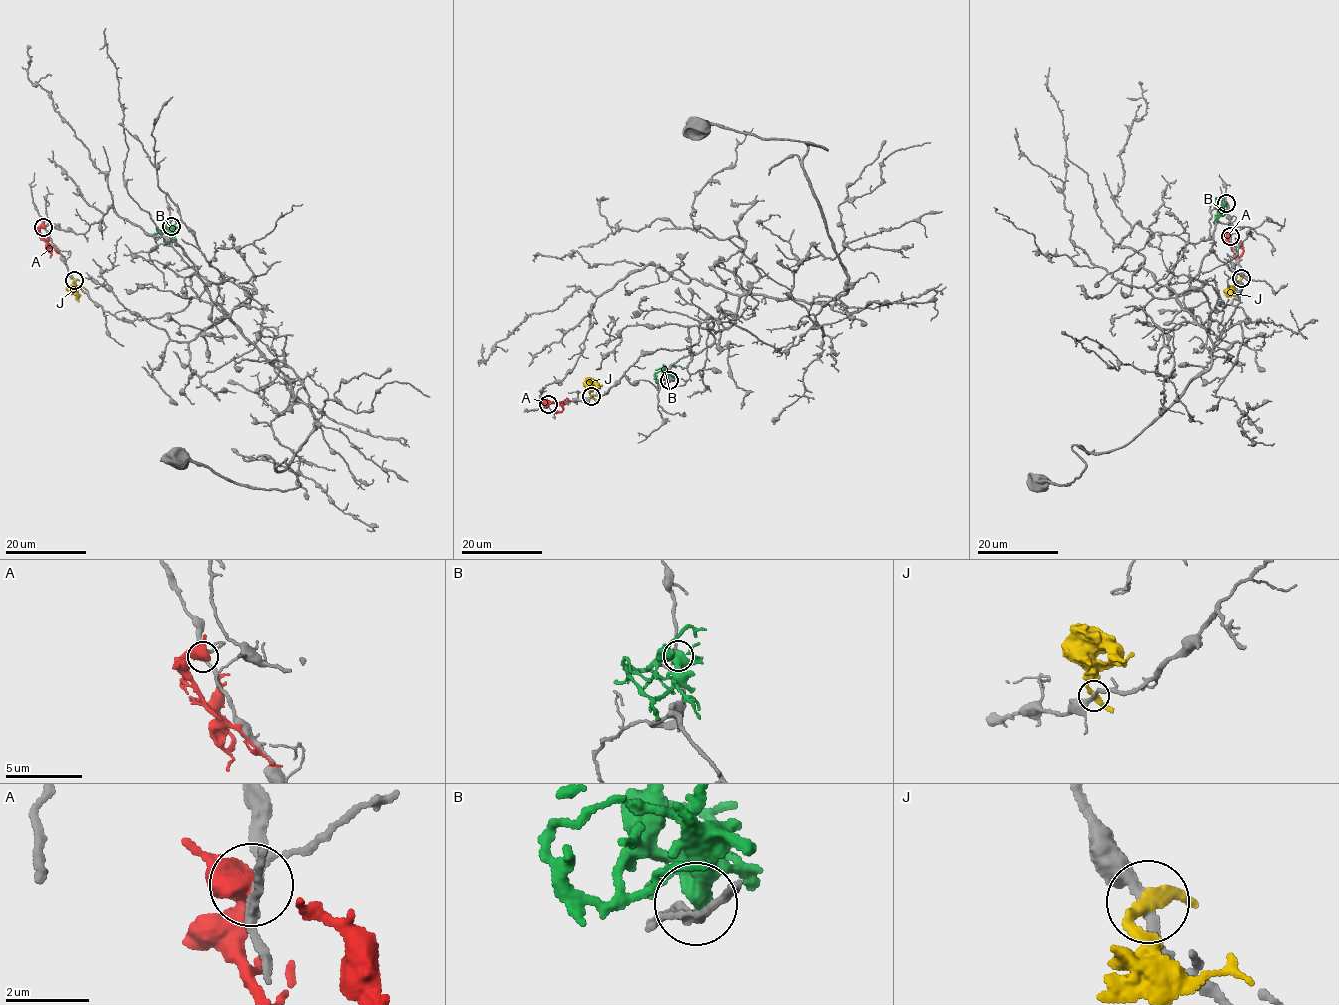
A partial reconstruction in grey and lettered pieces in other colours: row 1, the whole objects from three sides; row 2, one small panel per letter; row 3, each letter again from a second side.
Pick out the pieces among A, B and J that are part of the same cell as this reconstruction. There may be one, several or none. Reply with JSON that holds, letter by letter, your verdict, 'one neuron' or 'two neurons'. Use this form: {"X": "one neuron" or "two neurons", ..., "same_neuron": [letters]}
{"A": "two neurons", "B": "two neurons", "J": "two neurons", "same_neuron": []}

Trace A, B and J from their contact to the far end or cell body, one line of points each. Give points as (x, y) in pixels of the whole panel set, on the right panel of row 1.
A: (1230, 236), (1231, 251), (1238, 257), (1242, 247), (1235, 237)
B: (1226, 203), (1213, 221), (1216, 224)
J: (1241, 278), (1232, 290), (1238, 299)

